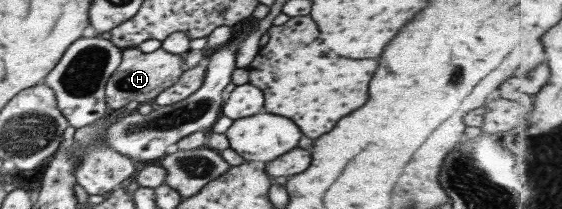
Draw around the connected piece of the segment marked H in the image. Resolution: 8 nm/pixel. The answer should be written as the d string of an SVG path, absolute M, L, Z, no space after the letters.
M137 47L121 50L120 64L105 83L104 97L108 111L124 107L129 101L140 105L154 99L158 93L176 83L178 76L184 72L180 68L182 59L181 55L168 53L161 47L150 53L140 52Z

